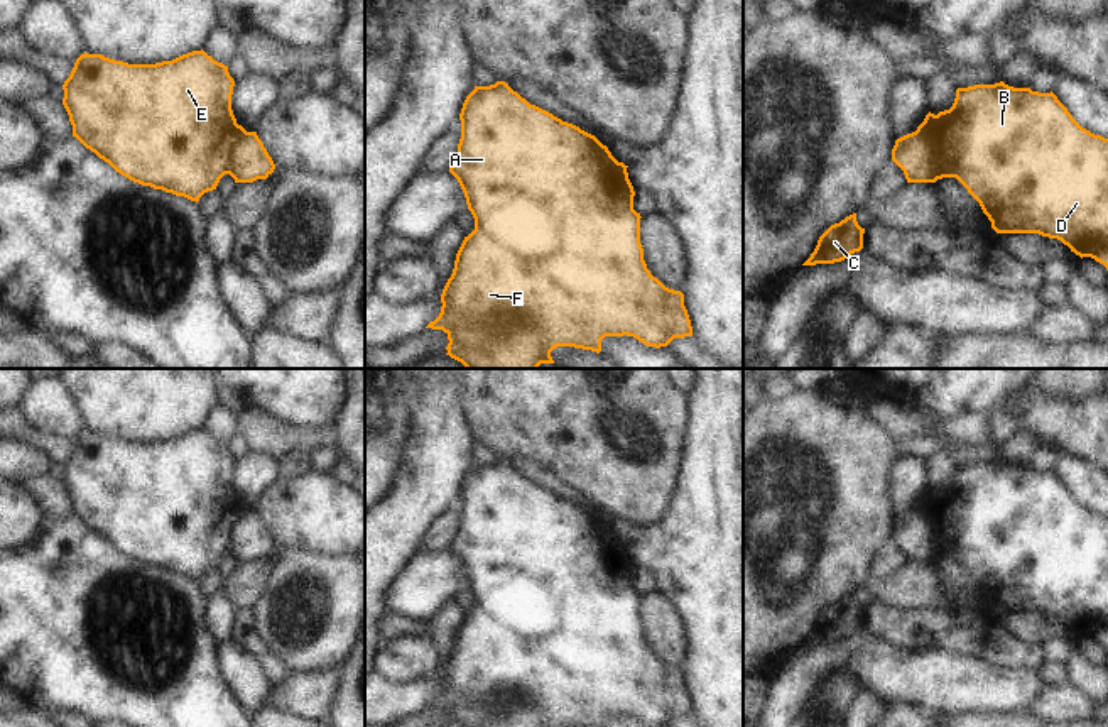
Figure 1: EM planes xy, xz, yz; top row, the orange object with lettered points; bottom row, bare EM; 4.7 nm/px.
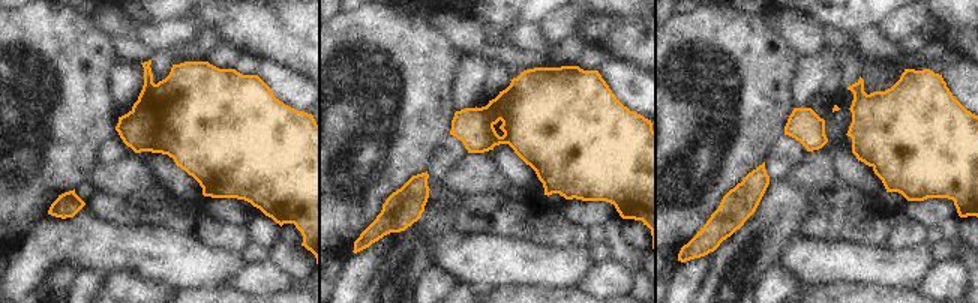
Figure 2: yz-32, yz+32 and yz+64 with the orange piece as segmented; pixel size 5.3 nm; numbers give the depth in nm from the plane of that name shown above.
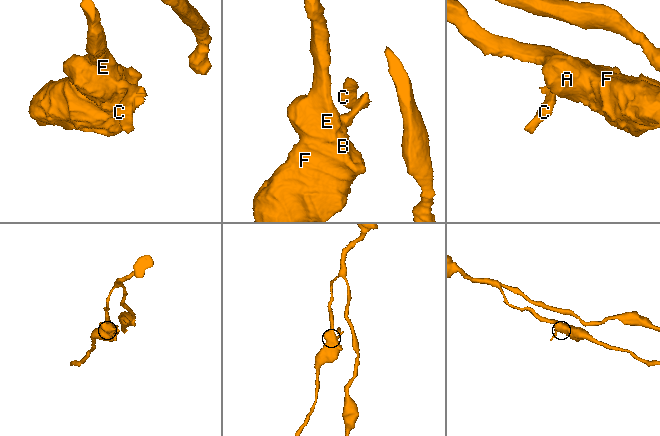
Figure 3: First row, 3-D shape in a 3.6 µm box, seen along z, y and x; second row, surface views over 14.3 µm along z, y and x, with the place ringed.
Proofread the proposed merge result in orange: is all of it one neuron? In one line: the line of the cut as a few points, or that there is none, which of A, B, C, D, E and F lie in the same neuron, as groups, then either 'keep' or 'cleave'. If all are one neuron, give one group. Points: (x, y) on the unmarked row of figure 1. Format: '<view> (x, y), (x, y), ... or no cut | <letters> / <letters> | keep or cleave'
yz (916, 509), (931, 526), (933, 553), (936, 558) | A B D E F / C | cleave

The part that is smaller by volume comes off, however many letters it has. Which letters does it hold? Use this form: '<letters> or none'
C

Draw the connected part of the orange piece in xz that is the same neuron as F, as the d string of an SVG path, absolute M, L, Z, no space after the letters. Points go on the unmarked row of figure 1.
M505 460L490 465L475 465L466 475L461 492L461 517L449 551L458 558L468 588L475 597L475 609L464 615L454 639L454 648L441 673L441 691L426 707L443 708L448 713L446 727L601 727L605 715L633 715L647 725L667 725L674 717L692 715L692 705L684 685L684 673L665 666L650 653L640 622L640 592L633 588L633 565L627 546L620 543L606 524L579 506L562 500L552 492L530 484Z

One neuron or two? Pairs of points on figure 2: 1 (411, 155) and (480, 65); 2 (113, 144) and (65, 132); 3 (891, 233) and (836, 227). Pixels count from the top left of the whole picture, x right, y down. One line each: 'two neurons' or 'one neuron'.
1: two neurons
2: two neurons
3: one neuron

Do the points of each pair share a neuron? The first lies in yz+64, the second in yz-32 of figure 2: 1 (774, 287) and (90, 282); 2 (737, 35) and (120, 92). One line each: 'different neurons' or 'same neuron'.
1: same neuron
2: different neurons

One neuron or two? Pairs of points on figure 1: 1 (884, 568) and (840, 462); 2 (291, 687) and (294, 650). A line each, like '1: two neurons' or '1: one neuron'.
1: two neurons
2: two neurons

